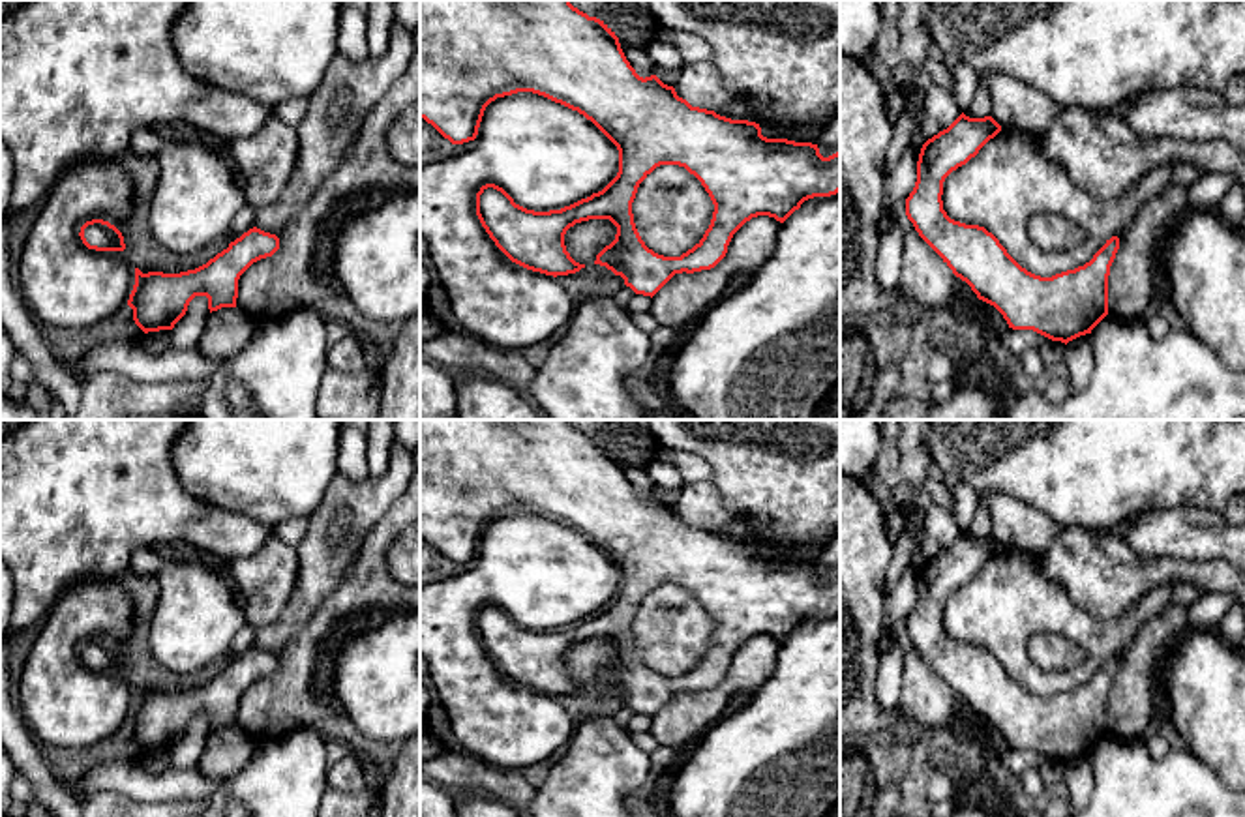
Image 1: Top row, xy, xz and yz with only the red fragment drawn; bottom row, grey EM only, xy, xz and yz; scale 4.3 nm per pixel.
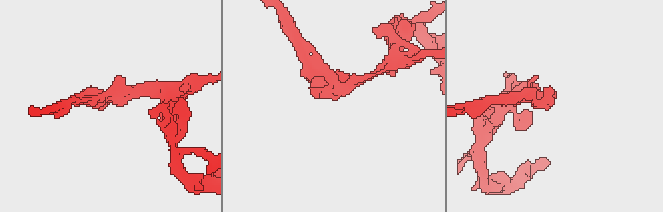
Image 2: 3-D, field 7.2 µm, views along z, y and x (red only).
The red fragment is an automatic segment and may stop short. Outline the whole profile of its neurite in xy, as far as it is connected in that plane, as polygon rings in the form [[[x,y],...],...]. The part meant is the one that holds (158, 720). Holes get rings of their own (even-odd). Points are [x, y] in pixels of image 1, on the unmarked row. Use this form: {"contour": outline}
{"contour": [[[257,646],[244,652],[206,684],[180,691],[142,693],[135,688],[135,705],[128,725],[144,751],[172,750],[195,716],[208,718],[208,729],[236,727],[238,699],[257,680],[272,676],[279,658]]]}

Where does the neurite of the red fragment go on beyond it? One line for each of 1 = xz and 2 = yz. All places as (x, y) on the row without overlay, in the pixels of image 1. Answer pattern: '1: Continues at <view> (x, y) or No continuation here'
1: No continuation here
2: No continuation here

